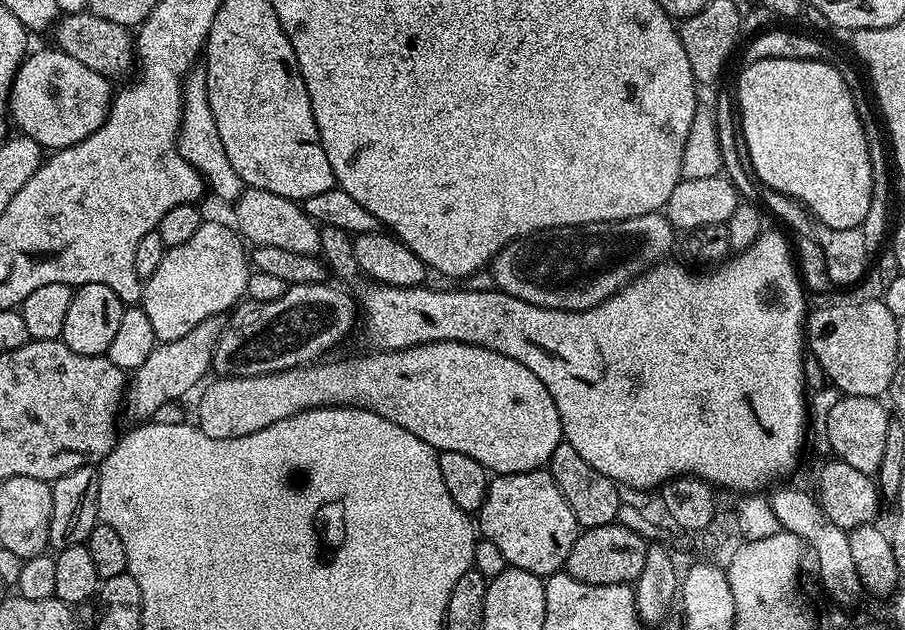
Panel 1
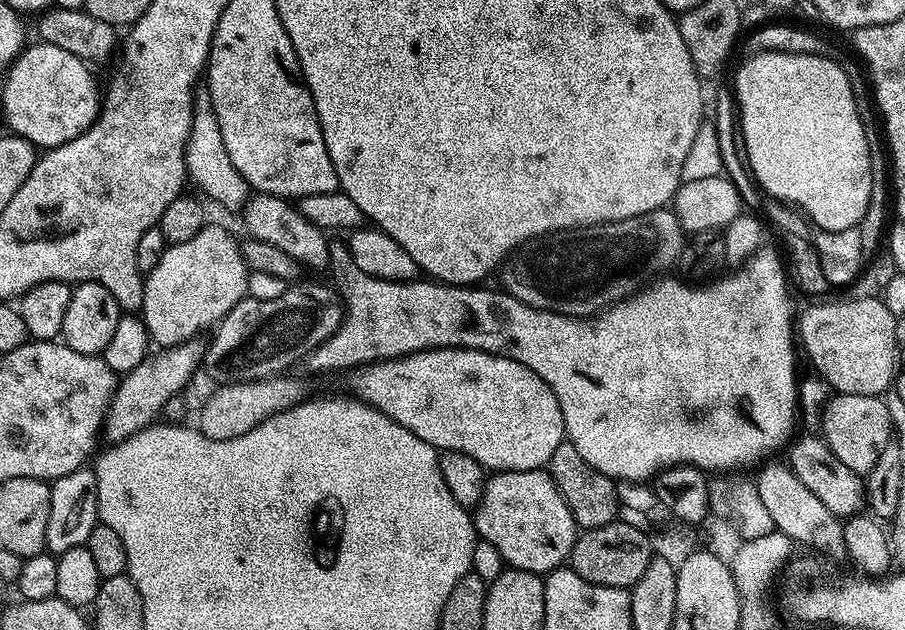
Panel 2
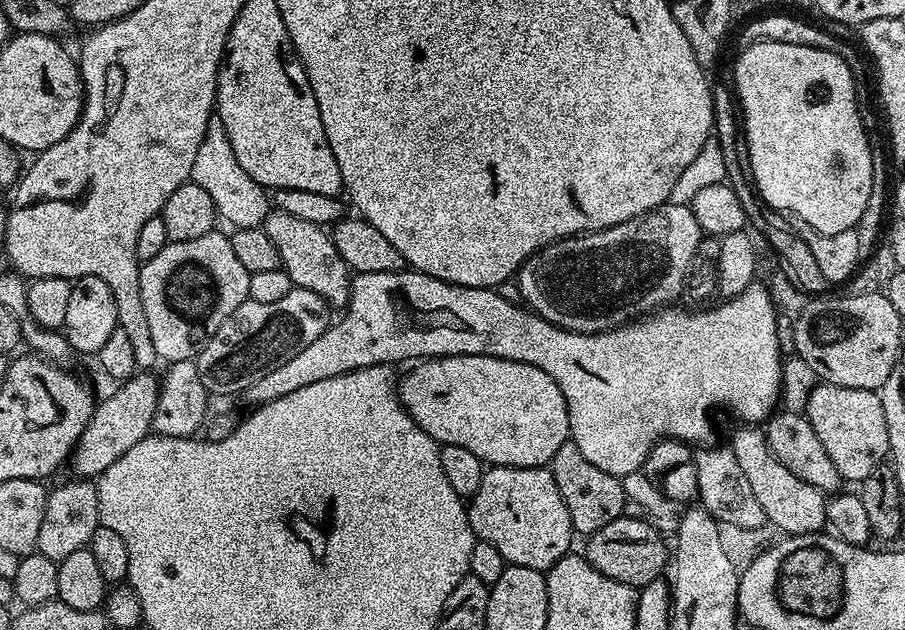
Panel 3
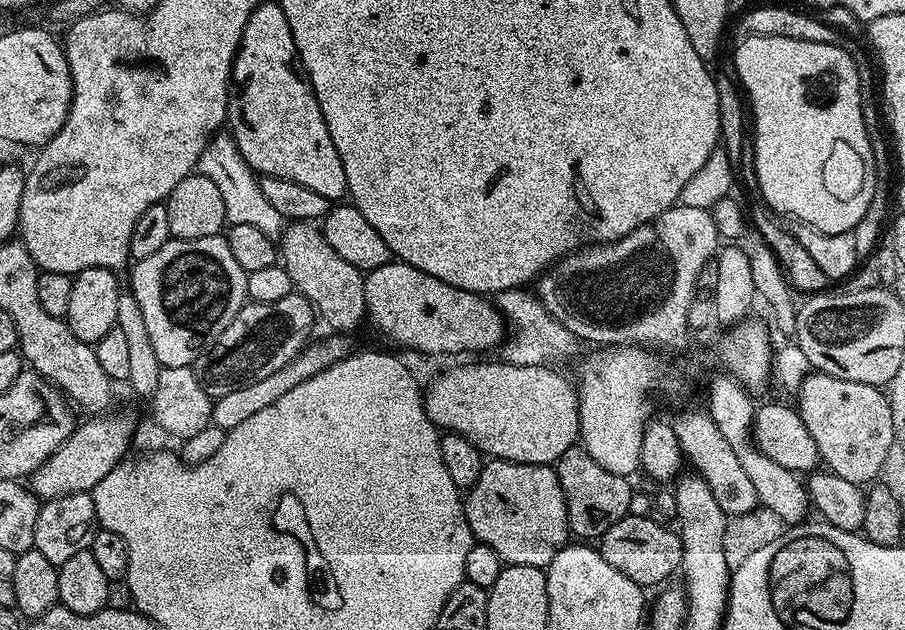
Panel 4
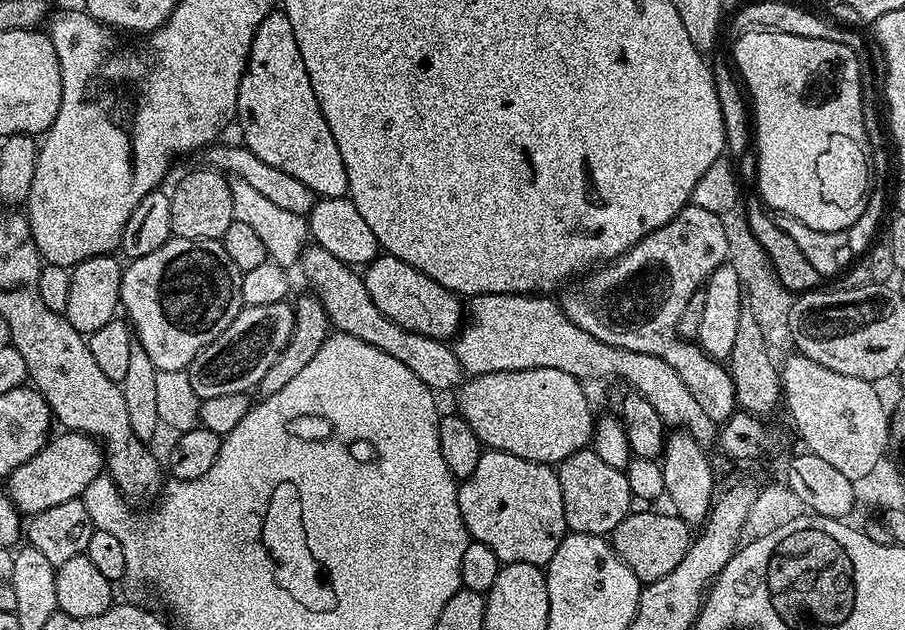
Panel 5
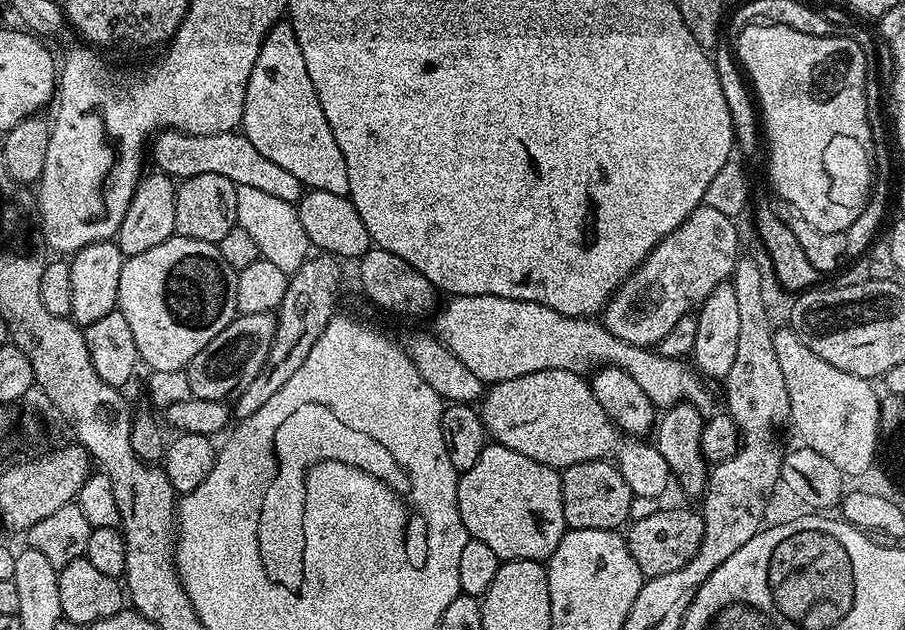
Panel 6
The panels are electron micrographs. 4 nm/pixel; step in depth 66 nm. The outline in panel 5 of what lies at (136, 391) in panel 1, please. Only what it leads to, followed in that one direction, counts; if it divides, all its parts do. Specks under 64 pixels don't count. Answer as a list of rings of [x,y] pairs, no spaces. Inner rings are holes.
[[[67,430],[53,435],[30,462],[22,462],[18,470],[6,477],[8,497],[16,504],[21,514],[35,514],[42,510],[50,510],[50,506],[58,506],[61,502],[79,500],[84,495],[86,486],[94,482],[105,471],[106,461],[101,445],[93,437],[84,432]]]

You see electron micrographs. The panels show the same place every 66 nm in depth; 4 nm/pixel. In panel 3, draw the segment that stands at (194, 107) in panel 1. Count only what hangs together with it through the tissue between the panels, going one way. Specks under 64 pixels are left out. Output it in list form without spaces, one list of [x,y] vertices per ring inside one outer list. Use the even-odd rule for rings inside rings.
[[[213,118],[206,126],[206,134],[202,138],[202,146],[198,146],[198,154],[194,154],[191,183],[202,186],[210,198],[214,198],[217,217],[233,229],[258,228],[270,211],[270,196],[263,186],[254,182],[242,166],[238,166],[238,158],[234,158],[234,149],[230,146],[230,138],[226,138],[226,130],[218,118]]]

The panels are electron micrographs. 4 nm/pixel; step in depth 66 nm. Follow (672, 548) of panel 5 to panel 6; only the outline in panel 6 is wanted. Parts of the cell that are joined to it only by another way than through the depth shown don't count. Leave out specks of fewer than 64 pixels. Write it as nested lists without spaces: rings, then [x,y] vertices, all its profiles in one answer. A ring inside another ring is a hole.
[[[664,506],[657,507],[656,512],[650,514],[650,518],[632,520],[626,532],[630,554],[634,562],[638,562],[638,570],[642,570],[646,578],[670,574],[686,566],[686,562],[694,558],[703,537],[704,517],[699,511]]]

